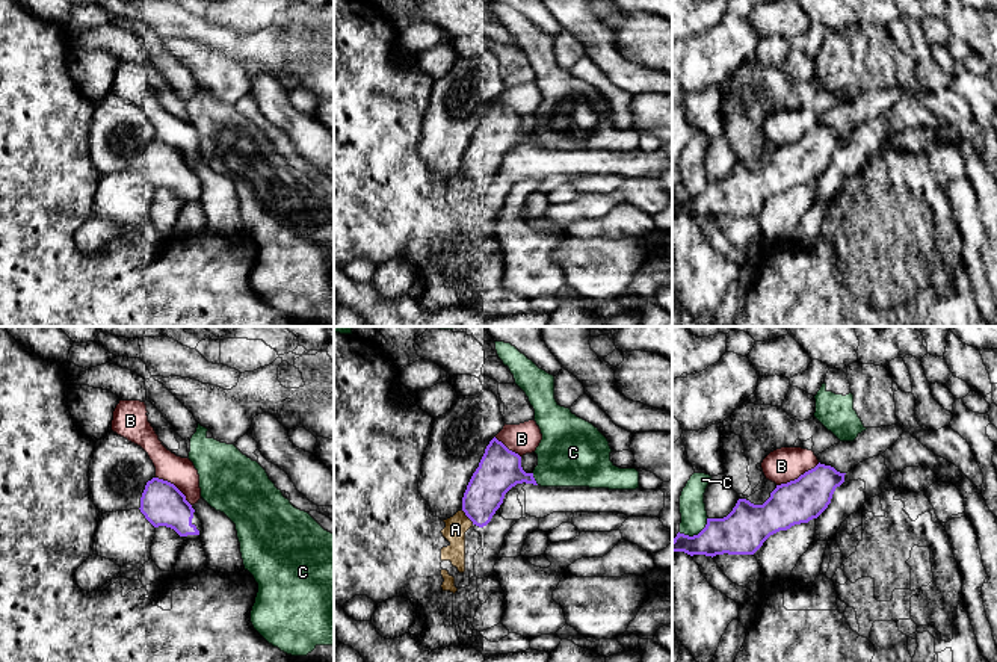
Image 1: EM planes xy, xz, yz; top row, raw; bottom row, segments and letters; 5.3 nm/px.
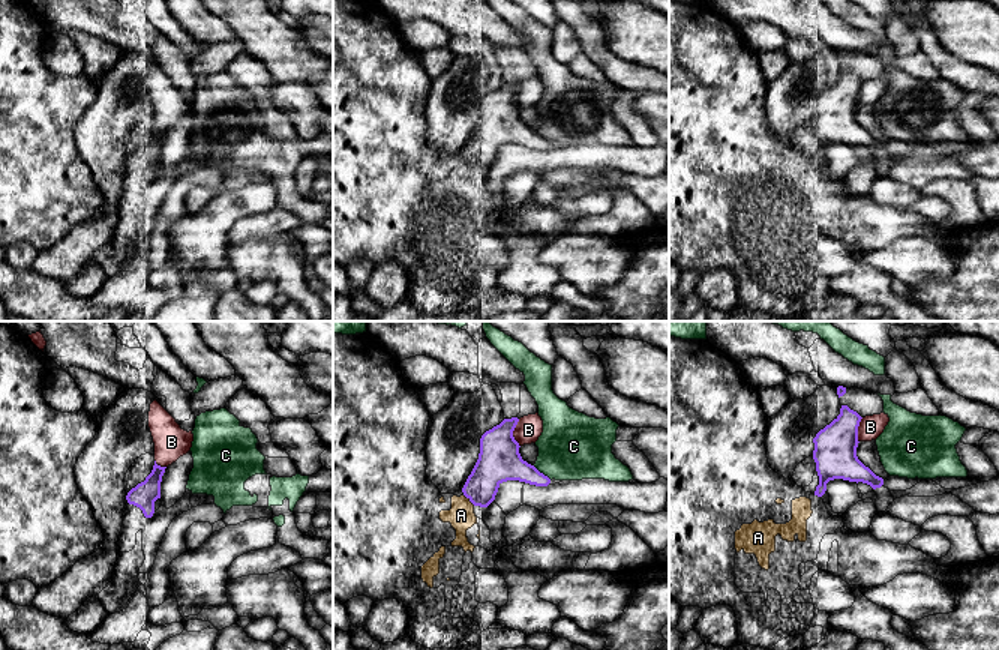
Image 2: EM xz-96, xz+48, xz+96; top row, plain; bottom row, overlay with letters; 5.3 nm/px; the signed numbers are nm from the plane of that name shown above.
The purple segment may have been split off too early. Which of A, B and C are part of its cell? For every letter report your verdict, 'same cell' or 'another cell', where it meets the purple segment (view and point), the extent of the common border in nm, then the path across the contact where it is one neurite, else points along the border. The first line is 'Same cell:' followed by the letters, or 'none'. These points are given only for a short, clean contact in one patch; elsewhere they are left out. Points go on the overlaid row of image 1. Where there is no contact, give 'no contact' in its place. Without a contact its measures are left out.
Same cell: none
A: another cell; contact xz (467, 516); length 100 nm
B: another cell; contact yz (799, 476); length 260 nm
C: another cell; contact xz (533, 479); length 70 nm

